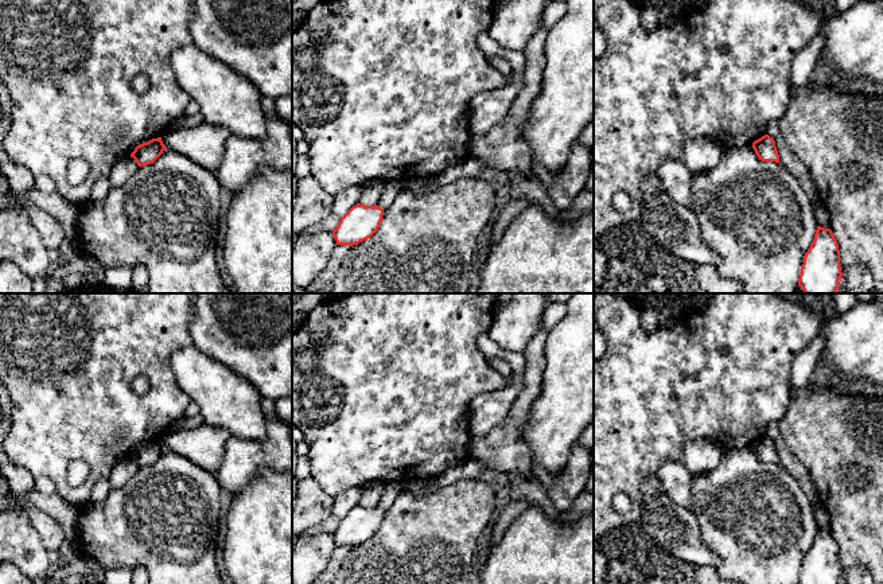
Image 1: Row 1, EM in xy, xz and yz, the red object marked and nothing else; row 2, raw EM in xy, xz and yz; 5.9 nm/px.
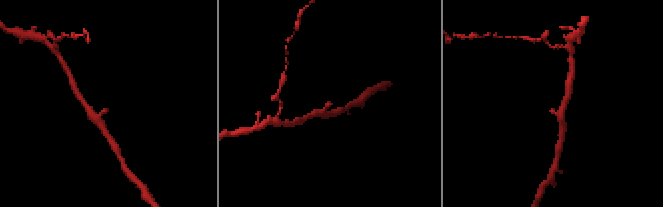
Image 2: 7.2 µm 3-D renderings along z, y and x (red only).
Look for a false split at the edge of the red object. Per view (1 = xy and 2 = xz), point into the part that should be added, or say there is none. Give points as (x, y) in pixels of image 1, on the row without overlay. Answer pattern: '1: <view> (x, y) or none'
1: none
2: none

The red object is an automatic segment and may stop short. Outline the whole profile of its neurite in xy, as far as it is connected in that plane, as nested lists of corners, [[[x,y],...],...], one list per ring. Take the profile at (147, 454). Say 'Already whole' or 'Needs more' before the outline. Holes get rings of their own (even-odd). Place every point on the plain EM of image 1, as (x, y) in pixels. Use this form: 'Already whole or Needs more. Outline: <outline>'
Already whole. Outline: [[[162,439],[152,440],[135,449],[131,459],[135,460],[139,468],[153,464],[166,451]]]

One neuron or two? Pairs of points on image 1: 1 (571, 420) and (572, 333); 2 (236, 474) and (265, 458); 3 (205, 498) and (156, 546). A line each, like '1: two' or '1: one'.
1: one
2: one
3: one

